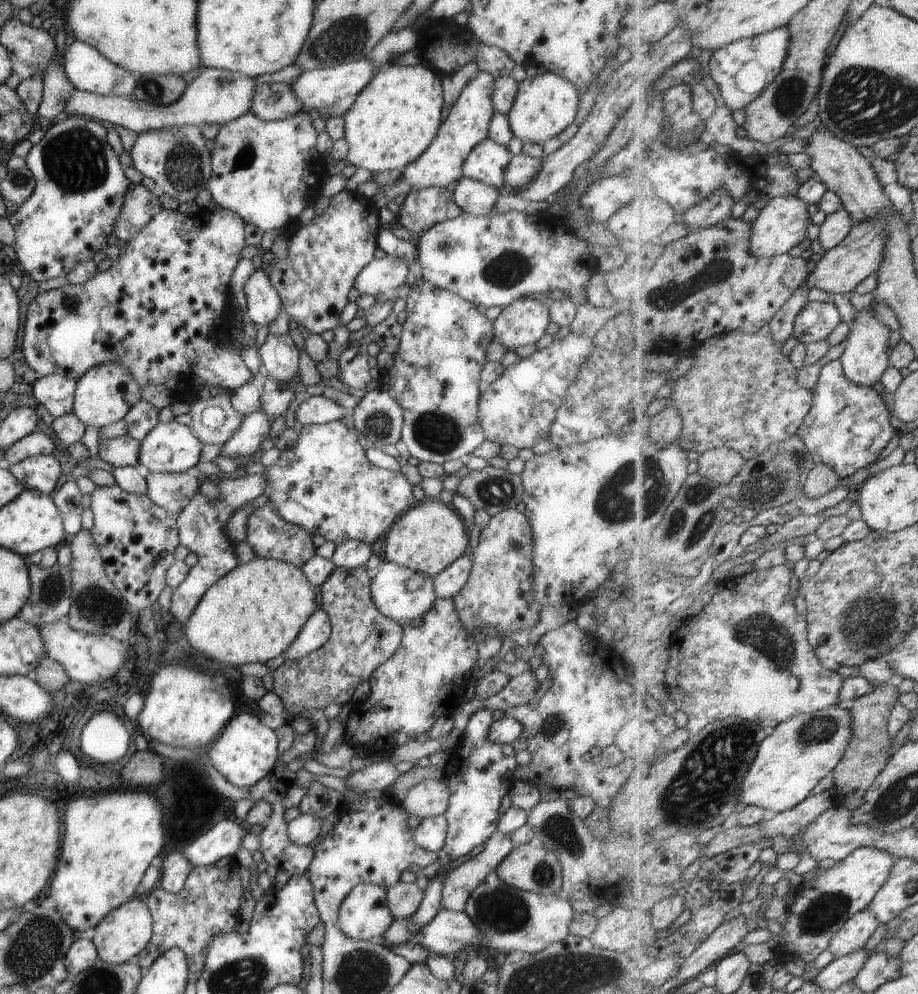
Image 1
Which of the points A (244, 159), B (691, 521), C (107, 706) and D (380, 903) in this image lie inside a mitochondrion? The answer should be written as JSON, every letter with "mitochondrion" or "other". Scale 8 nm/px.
{"A":"mitochondrion","B":"mitochondrion","C":"other","D":"other"}

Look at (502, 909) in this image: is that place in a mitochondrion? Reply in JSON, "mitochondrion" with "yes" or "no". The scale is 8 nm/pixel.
{"mitochondrion":"yes"}

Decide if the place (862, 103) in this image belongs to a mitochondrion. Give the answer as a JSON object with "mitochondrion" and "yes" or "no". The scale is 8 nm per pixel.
{"mitochondrion":"yes"}

